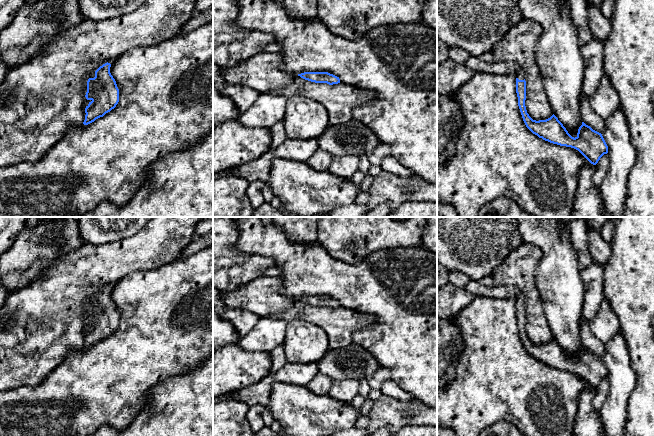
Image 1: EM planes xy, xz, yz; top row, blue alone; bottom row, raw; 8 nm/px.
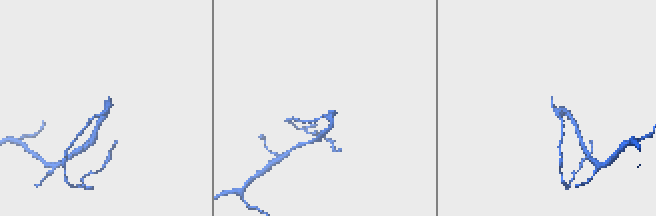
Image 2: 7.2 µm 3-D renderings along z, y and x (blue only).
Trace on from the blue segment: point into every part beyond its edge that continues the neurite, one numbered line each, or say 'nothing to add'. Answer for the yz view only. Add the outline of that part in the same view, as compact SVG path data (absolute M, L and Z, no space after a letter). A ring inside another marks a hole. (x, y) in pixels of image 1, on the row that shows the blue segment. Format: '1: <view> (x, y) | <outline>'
1: yz (476, 64) | M469 55L464 64L475 73L484 72L495 75L514 73L519 80L525 79L523 70L514 62L485 62L480 57Z

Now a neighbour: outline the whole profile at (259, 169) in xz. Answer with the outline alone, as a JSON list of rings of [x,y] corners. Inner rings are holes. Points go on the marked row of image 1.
[[[269,150],[261,157],[242,166],[230,169],[228,175],[234,175],[246,180],[248,183],[261,180],[267,183],[270,167],[275,158],[273,150]]]

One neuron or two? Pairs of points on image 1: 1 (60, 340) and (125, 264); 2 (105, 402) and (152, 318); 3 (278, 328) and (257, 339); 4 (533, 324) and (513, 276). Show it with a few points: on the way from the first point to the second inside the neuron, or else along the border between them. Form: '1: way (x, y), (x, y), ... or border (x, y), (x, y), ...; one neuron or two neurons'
1: way (60, 317), (60, 314), (102, 272); one neuron
2: way (111, 381), (152, 339); one neuron
3: way (273, 331), (262, 339); one neuron
4: way (533, 312), (532, 296), (525, 287); one neuron

